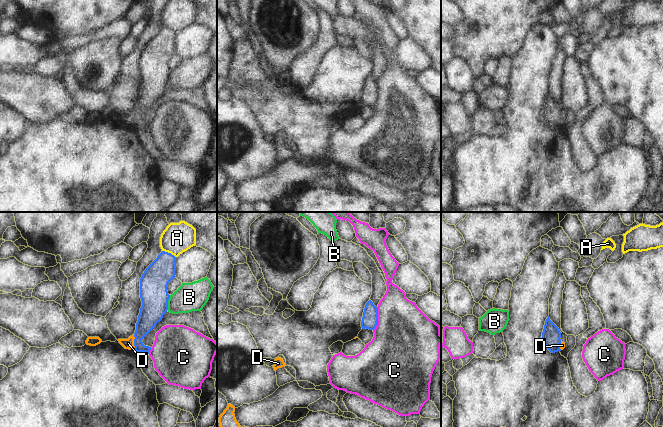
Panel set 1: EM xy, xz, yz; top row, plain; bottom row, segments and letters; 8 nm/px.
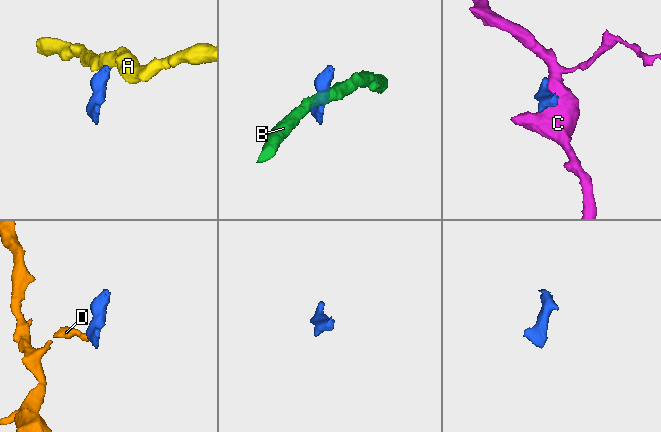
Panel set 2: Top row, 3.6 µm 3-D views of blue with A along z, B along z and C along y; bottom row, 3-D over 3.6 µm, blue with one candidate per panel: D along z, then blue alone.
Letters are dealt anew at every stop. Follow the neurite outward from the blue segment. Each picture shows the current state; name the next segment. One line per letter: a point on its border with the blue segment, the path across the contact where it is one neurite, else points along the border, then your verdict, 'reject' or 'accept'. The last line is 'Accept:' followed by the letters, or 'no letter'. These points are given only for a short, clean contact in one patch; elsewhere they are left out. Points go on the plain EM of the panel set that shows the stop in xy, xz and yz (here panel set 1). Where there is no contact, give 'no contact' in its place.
A: meets blue in xy at (169, 29); border along xy (162, 26), (171, 29), (175, 33); reject
B: meets blue in xy at (167, 78); border along xy (170, 71), (167, 77), (167, 85); reject
C: meets blue in xz at (377, 95); border along xz (378, 83), (378, 100), (373, 106); reject
D: meets blue in xy at (134, 118); border along xy (133, 111), (134, 125); reject
Accept: no letter

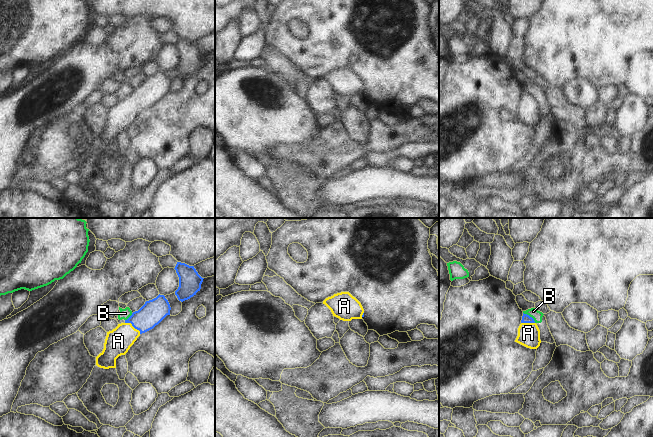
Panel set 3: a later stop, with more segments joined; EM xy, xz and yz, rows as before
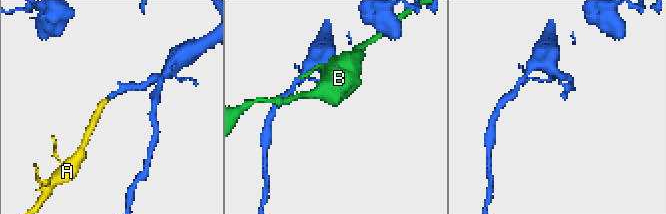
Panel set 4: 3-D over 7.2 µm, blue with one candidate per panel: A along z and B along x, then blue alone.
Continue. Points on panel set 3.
A: meets blue in xy at (133, 102); runs through xy (153, 87), (145, 95), (133, 102), (118, 117); accept
B: meets blue in yz at (529, 92); border along yz (523, 88), (528, 90), (535, 98); reject
Accept: A

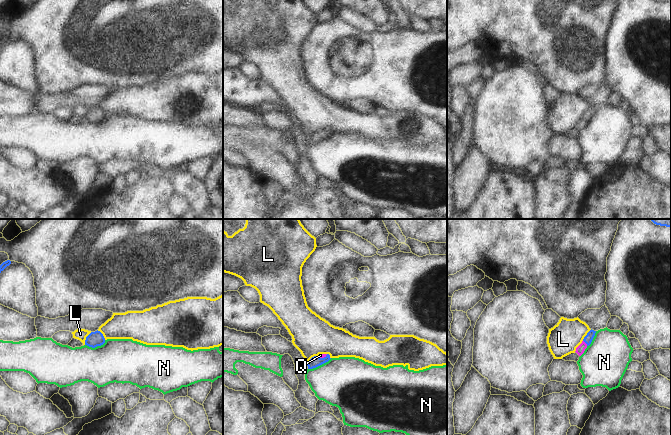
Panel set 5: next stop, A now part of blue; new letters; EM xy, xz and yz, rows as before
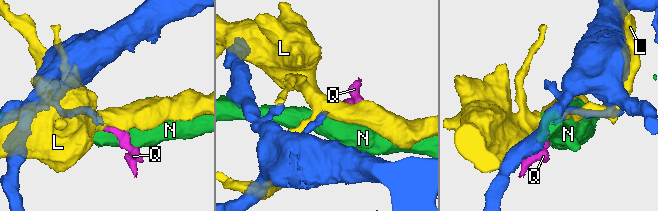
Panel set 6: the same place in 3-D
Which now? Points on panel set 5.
L: meets blue in xy at (86, 114); reject
N: meets blue in xz at (319, 141); reject
Q: meets blue in yz at (585, 118); runs through yz (588, 114), (585, 118), (580, 125); accept
Accept: Q

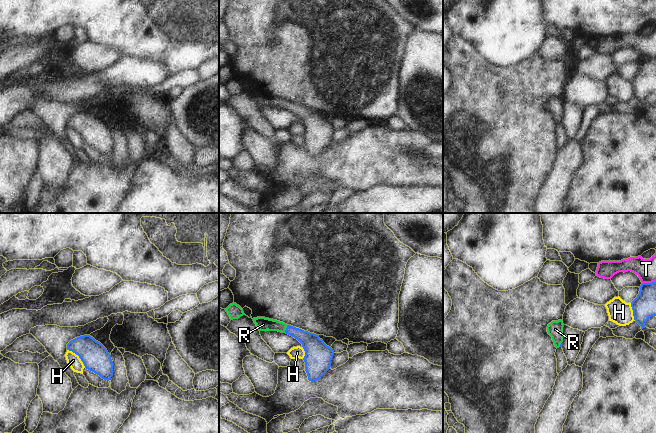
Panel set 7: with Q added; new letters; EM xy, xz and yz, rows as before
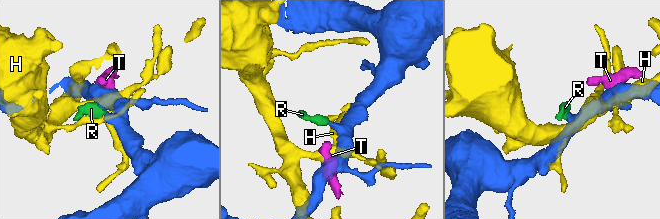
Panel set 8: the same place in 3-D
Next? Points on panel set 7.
H: meets blue in xy at (78, 131); reject
R: meets blue in xz at (286, 105); runs through xz (312, 120), (301, 111), (286, 105), (275, 101), (263, 100); accept
T: meets blue in yz at (648, 59); border along yz (655, 57), (642, 59); reject
Accept: R

